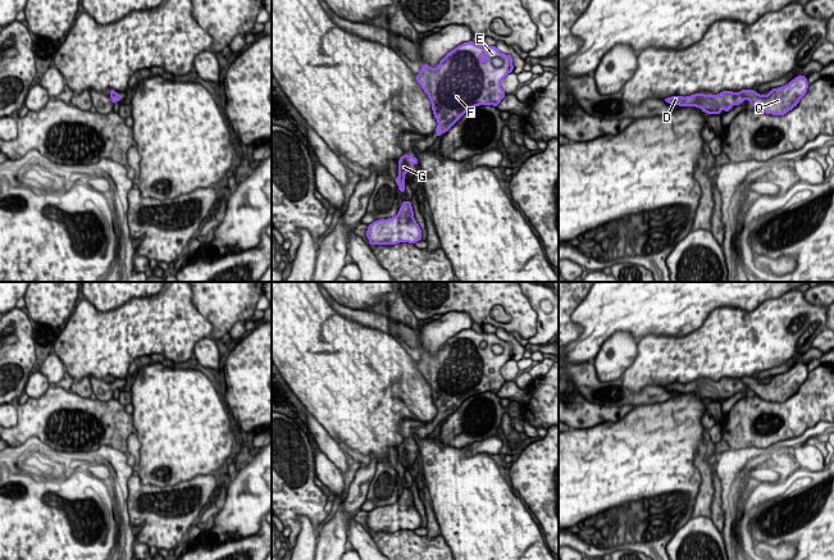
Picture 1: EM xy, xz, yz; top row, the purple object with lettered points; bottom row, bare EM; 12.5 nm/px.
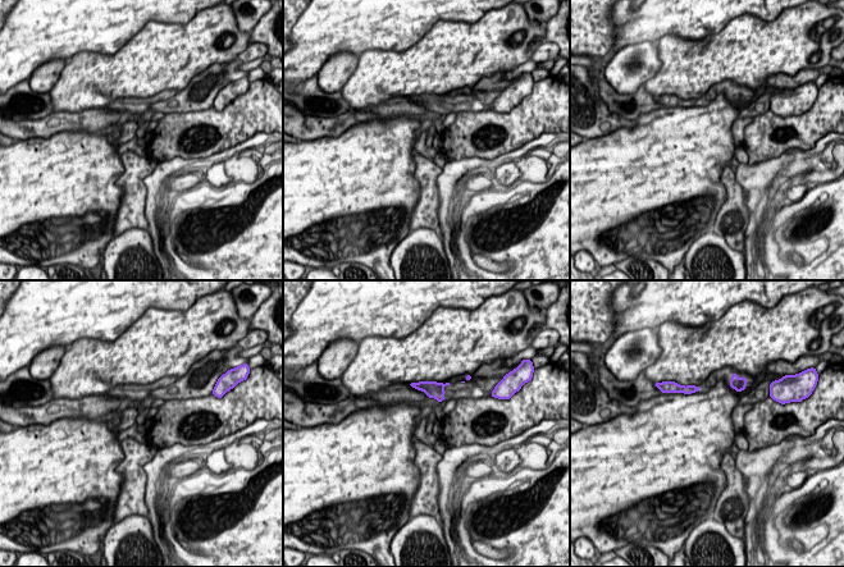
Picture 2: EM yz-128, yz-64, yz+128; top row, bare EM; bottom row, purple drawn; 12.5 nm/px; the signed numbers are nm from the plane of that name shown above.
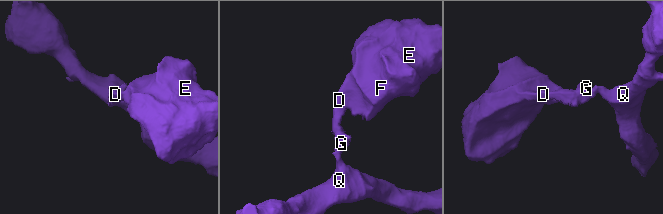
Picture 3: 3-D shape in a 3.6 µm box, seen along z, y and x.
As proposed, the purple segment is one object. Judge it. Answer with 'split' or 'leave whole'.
split

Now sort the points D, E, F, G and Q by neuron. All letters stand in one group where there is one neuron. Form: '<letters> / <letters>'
D E F G / Q

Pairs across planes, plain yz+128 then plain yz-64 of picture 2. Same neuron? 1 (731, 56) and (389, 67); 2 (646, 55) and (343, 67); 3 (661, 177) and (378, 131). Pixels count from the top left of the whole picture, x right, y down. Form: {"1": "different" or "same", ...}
{"1": "same", "2": "same", "3": "same"}

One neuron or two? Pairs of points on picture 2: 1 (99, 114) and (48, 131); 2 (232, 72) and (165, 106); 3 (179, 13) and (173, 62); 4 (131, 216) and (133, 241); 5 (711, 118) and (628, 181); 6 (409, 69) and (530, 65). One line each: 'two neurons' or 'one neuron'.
1: one neuron
2: one neuron
3: two neurons
4: two neurons
5: one neuron
6: two neurons

